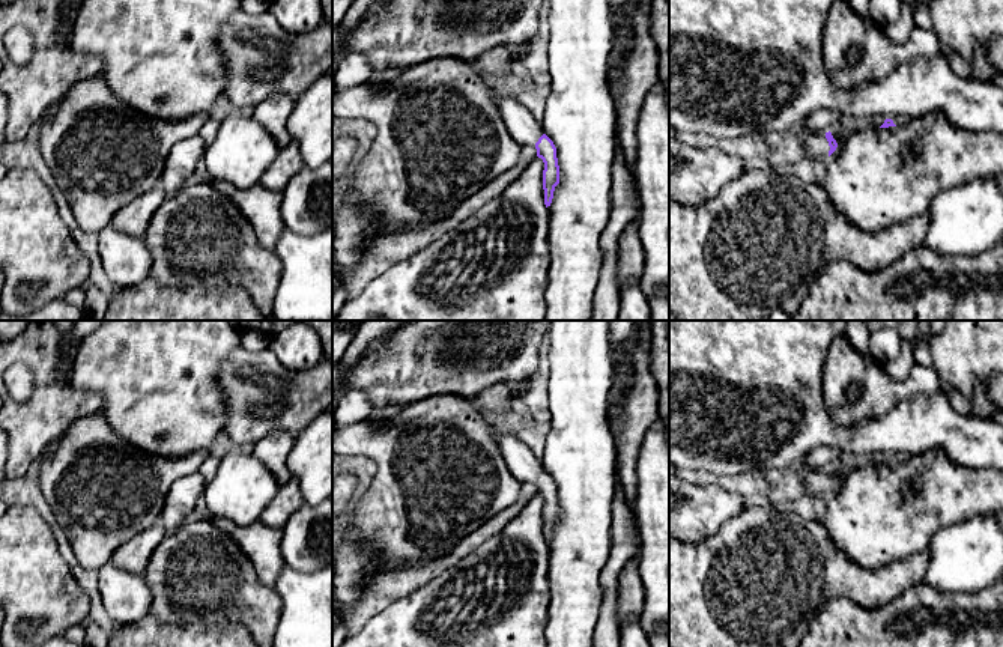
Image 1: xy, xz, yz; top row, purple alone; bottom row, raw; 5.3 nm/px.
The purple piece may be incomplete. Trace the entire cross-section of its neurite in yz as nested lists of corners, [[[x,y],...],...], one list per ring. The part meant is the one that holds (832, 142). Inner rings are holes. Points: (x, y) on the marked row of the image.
[[[832,132],[809,134],[805,138],[805,158],[811,163],[826,161],[838,147]]]

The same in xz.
[[[502,90],[495,92],[495,99],[510,135],[522,146],[534,146],[537,156],[543,159],[544,205],[546,208],[550,206],[555,187],[559,184],[559,166],[553,141],[543,132],[541,123],[523,104],[507,96]]]

